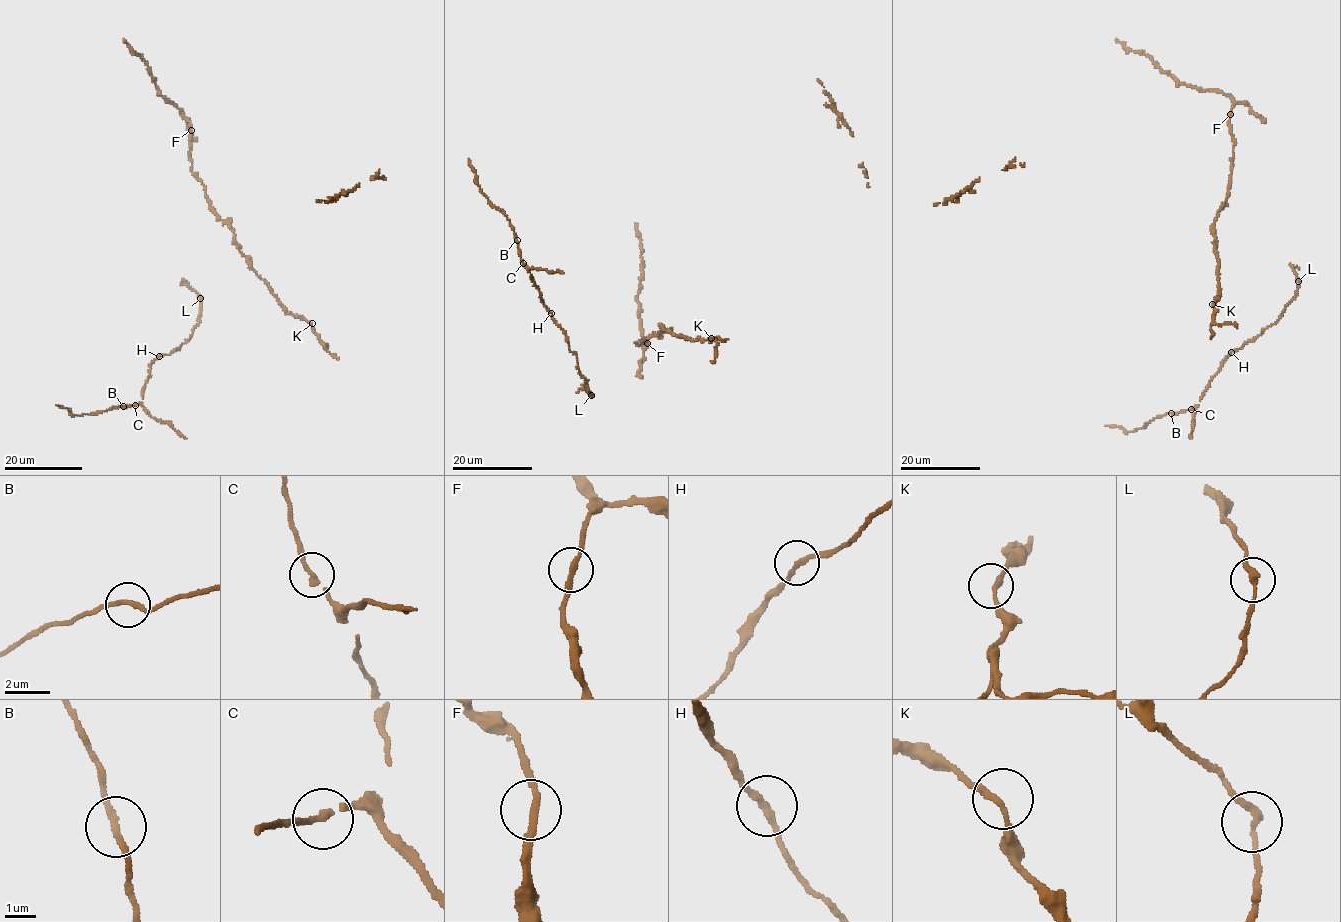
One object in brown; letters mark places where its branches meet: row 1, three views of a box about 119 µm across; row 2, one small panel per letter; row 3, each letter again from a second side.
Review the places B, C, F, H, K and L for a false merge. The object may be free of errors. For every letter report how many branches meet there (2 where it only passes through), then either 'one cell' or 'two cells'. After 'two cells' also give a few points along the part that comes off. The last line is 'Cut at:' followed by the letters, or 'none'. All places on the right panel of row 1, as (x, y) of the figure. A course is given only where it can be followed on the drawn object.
B: 2 branches meet; one cell
C: 2 branches meet; one cell
F: 2 branches meet; one cell
H: 2 branches meet; one cell
K: 2 branches meet; one cell
L: 2 branches meet; two cells; foreign part runs (1298, 281), (1293, 271), (1300, 268)
Cut at: L

